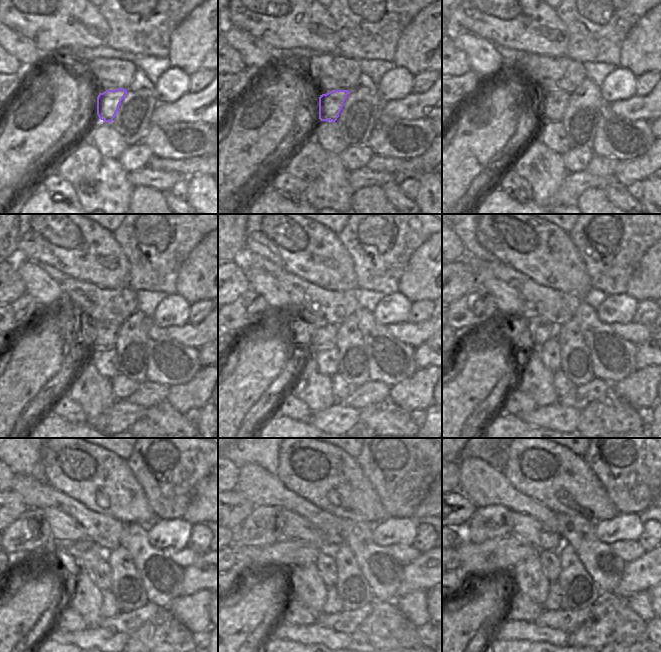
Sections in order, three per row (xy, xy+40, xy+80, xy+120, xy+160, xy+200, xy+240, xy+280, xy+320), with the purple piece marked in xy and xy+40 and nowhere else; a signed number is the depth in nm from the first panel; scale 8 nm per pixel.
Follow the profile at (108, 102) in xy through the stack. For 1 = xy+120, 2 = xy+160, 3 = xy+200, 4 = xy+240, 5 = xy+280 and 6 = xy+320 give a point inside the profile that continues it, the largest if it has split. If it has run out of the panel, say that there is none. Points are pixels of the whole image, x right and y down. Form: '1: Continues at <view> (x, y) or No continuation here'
1: Continues at xy+120 (100, 333)
2: Continues at xy+160 (323, 333)
3: Continues at xy+200 (542, 330)
4: Continues at xy+240 (87, 553)
5: Continues at xy+280 (277, 557)
6: Continues at xy+320 (495, 558)

